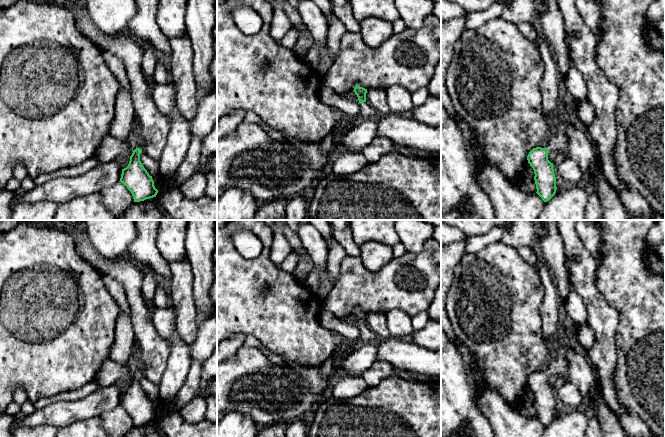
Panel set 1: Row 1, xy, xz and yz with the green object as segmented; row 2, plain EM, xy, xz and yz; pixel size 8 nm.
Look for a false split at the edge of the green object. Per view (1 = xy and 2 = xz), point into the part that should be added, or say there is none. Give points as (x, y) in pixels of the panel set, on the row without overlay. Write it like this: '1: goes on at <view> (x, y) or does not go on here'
1: does not go on here
2: goes on at xz (366, 335)

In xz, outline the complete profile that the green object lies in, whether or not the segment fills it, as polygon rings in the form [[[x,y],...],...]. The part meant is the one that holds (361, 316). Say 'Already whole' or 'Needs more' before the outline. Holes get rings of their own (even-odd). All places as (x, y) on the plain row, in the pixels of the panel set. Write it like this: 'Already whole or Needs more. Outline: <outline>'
Needs more. Outline: [[[356,309],[353,315],[358,321],[360,336],[356,340],[346,340],[335,350],[334,356],[339,362],[351,352],[352,347],[363,346],[379,340],[378,336],[366,326],[367,313]]]

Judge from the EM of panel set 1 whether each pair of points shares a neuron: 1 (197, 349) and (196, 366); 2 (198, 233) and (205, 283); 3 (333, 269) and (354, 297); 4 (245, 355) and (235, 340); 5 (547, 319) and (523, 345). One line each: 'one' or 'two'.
1: two
2: one
3: two
4: two
5: two

